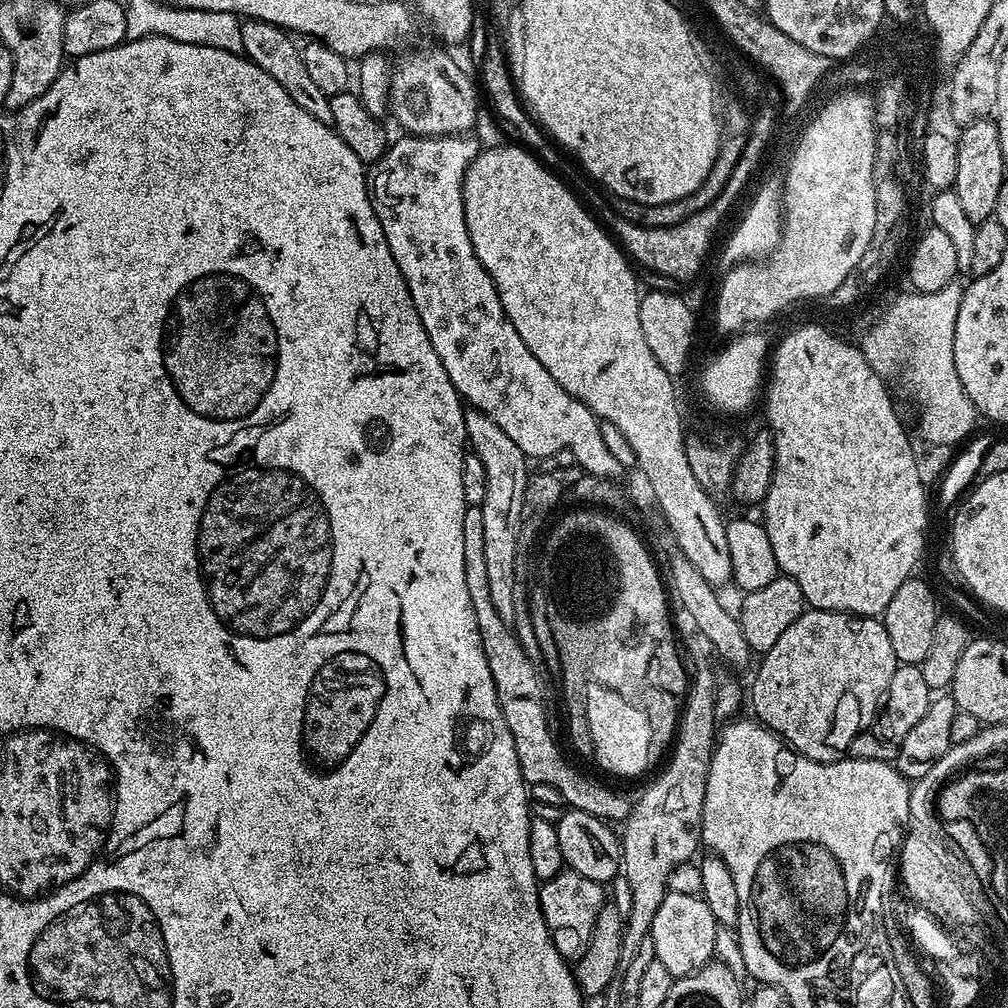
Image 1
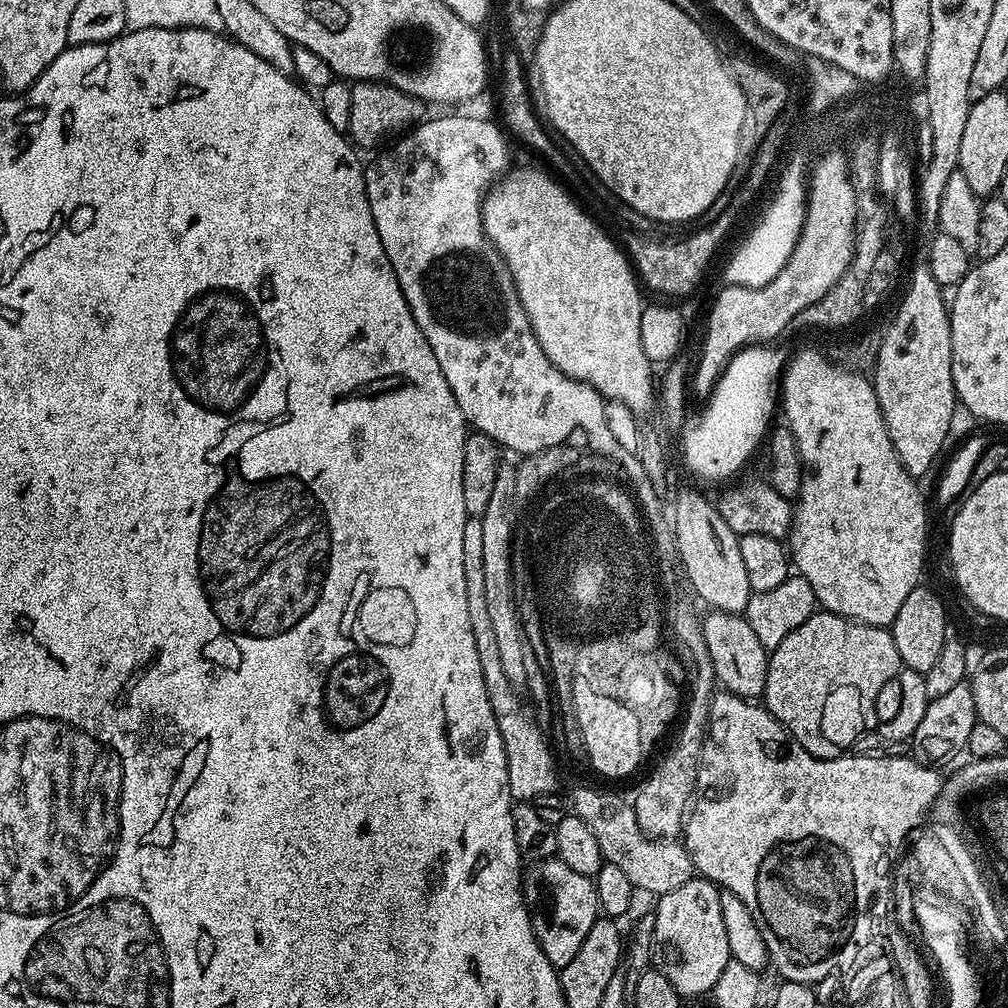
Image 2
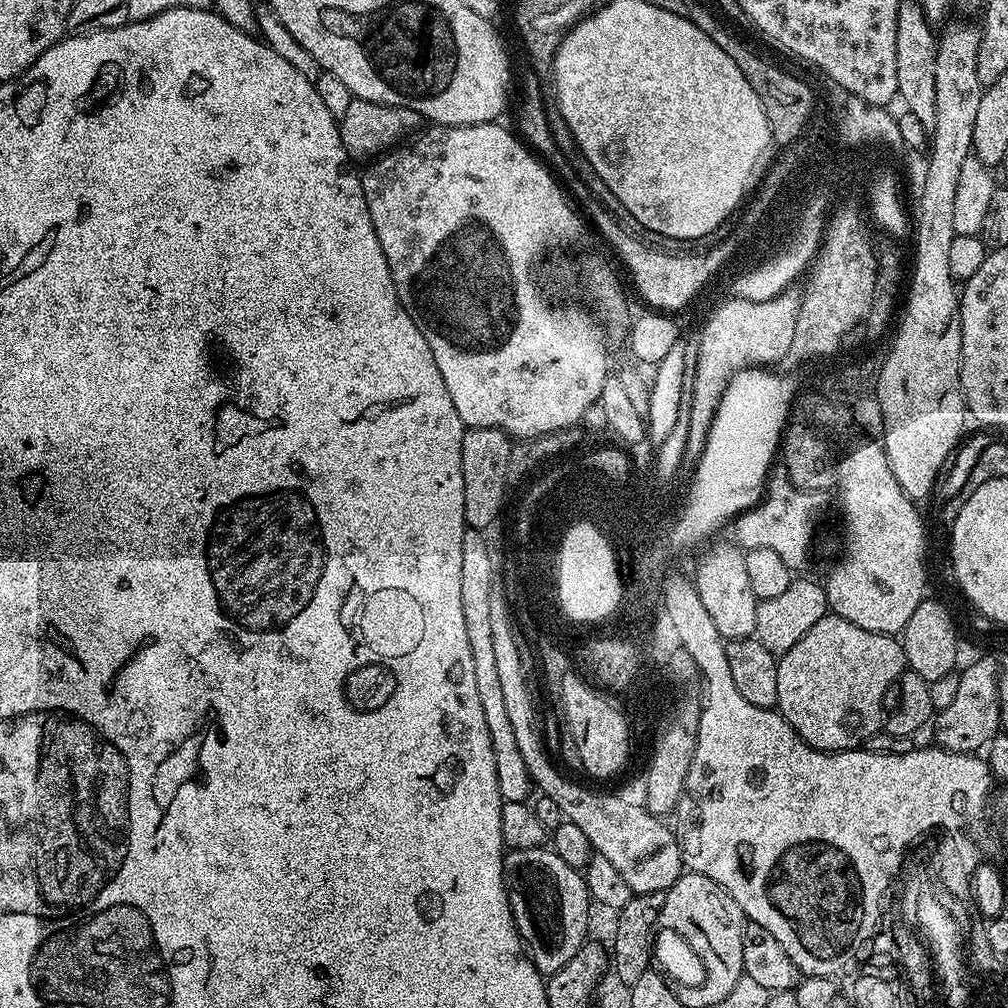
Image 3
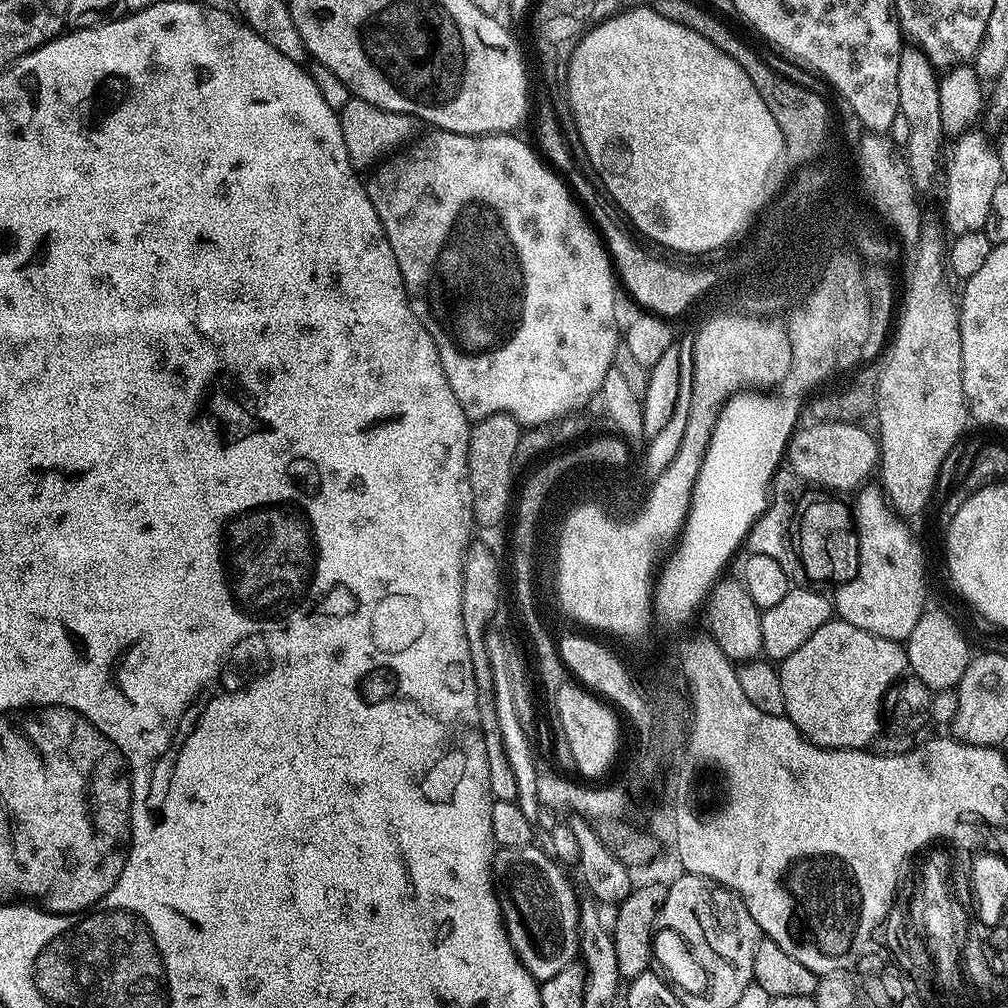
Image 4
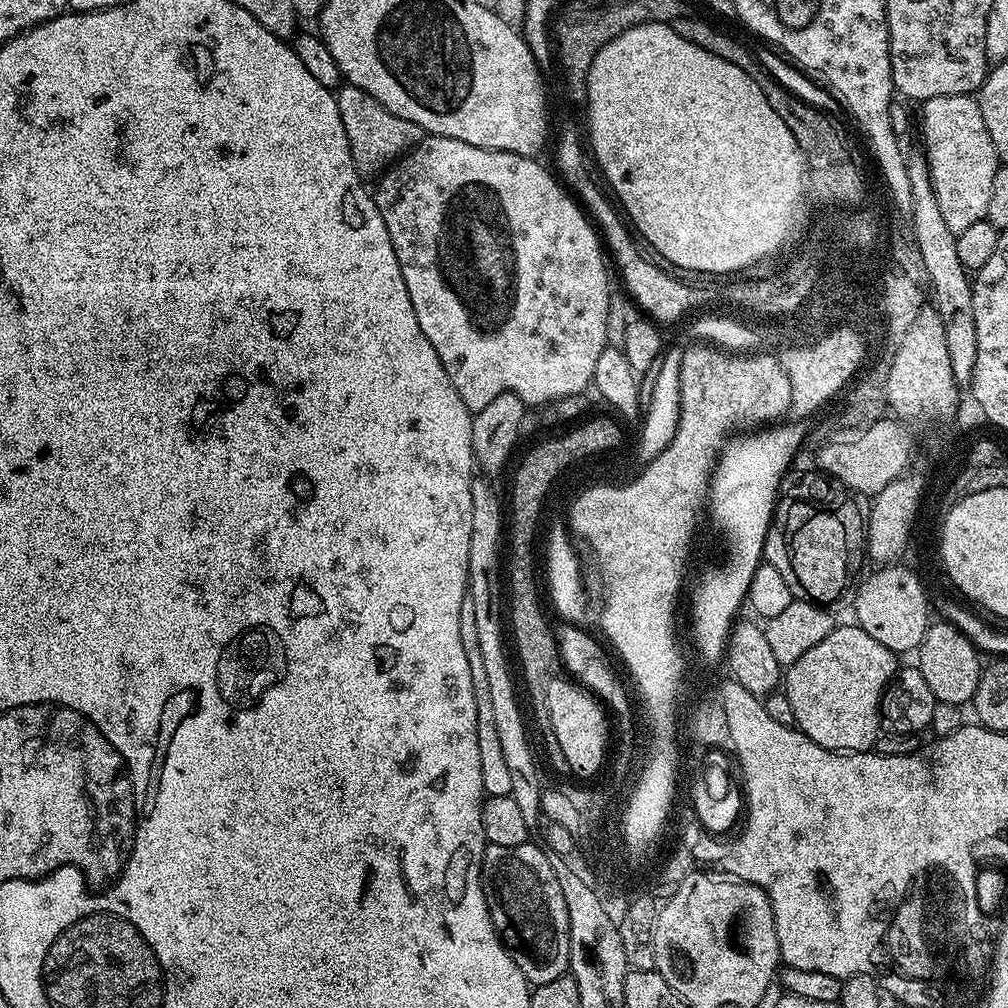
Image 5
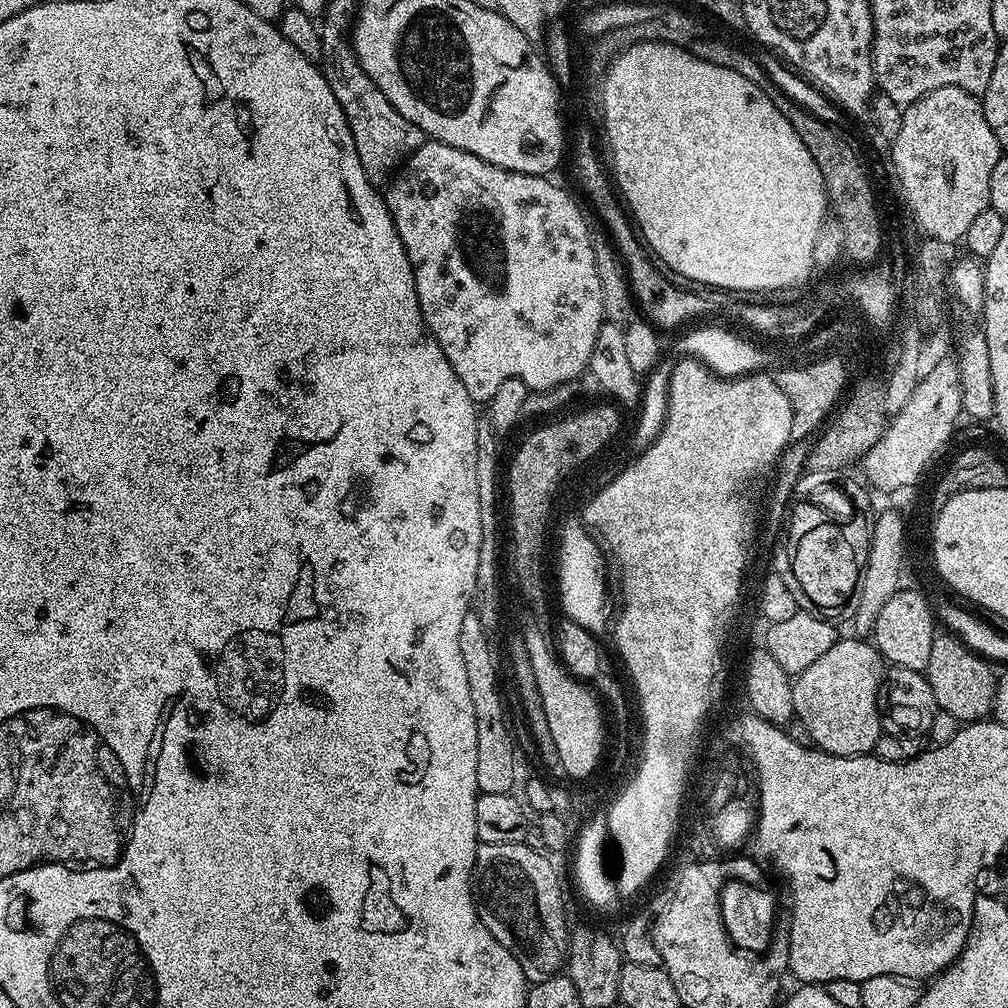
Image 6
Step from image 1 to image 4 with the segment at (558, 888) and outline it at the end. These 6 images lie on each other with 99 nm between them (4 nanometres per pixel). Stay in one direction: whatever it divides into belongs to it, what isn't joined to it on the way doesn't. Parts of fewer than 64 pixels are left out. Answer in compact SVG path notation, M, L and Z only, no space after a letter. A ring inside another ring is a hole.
M535 846L497 847L492 853L492 887L496 890L496 903L500 906L504 929L508 931L512 948L522 962L522 966L526 966L528 973L538 982L546 978L554 978L554 974L558 974L562 966L573 963L578 956L580 900L572 889L571 882L564 877L563 871L565 872L565 869L555 859L547 857Z

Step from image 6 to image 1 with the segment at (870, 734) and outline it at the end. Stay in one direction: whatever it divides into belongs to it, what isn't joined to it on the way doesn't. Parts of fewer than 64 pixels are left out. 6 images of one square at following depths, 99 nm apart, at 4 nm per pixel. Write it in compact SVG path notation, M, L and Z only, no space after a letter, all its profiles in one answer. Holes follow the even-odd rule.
M805 610L802 615L800 615L794 623L792 623L784 633L778 638L778 642L774 642L774 646L770 646L770 650L766 653L763 653L762 659L764 660L760 664L760 669L756 672L756 677L752 680L752 692L750 688L750 704L752 700L752 708L756 713L754 713L755 719L759 723L763 724L765 728L771 730L771 732L776 733L785 744L788 744L794 751L802 753L806 758L811 760L817 760L823 764L832 764L835 760L841 759L847 753L850 742L854 742L856 735L862 731L871 729L873 727L874 721L878 715L878 709L881 707L882 701L888 691L890 686L890 678L894 678L894 670L898 663L896 655L894 654L894 646L890 646L890 634L886 634L883 623L879 619L870 617L870 616L852 616L848 612L822 612L819 610Z

